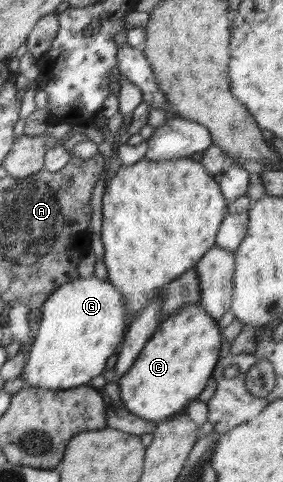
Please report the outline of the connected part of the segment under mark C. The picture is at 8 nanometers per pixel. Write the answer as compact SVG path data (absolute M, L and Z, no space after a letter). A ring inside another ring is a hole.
M200 303L187 304L165 321L161 321L157 326L157 331L153 333L153 343L147 341L147 345L143 347L143 353L139 353L137 361L133 362L127 373L117 382L125 409L135 413L137 417L153 421L157 425L175 417L175 413L197 400L199 394L205 389L209 378L212 377L216 363L219 361L222 341L222 329Z

